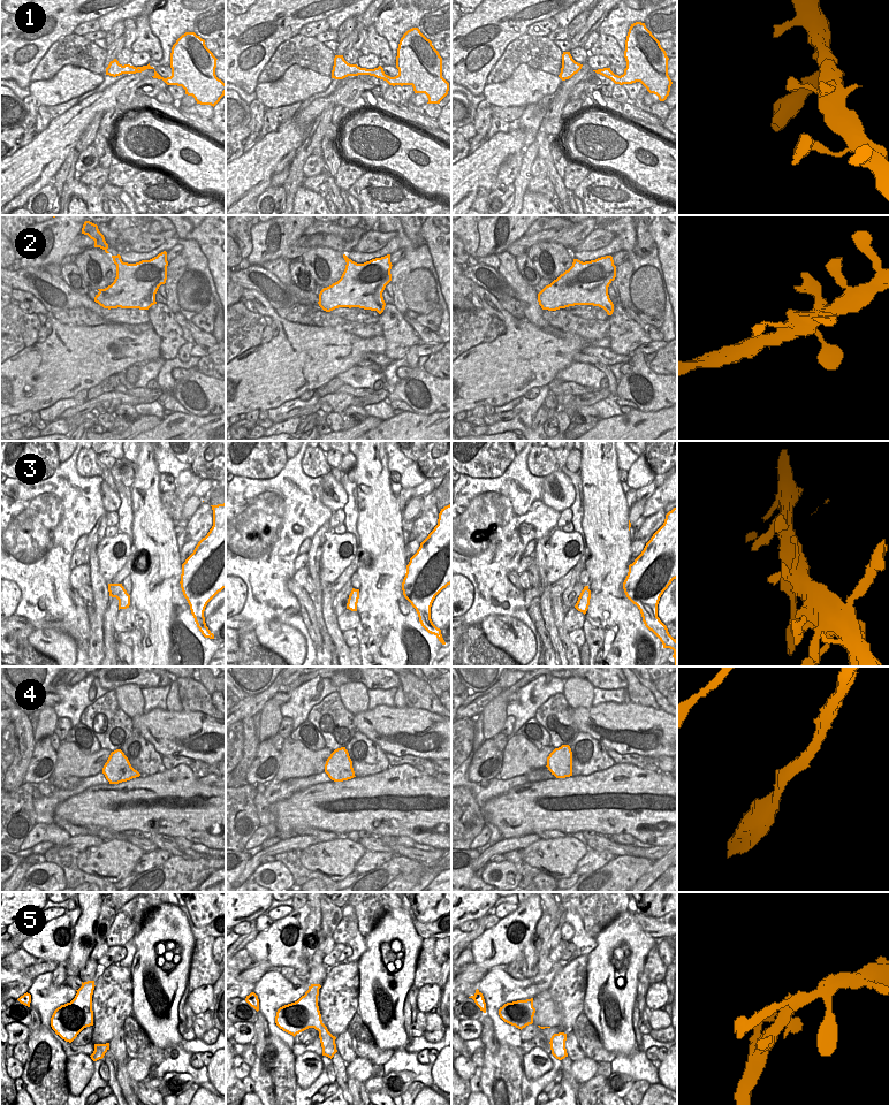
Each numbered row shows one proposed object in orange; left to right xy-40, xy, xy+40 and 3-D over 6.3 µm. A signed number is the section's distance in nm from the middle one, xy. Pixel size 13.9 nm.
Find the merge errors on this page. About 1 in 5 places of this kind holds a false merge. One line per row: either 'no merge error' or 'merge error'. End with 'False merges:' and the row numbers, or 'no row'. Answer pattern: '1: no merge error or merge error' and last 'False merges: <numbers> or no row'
1: no merge error
2: no merge error
3: no merge error
4: no merge error
5: no merge error
False merges: no row

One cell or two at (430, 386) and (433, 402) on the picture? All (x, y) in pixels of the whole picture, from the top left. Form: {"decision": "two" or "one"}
{"decision": "one"}

